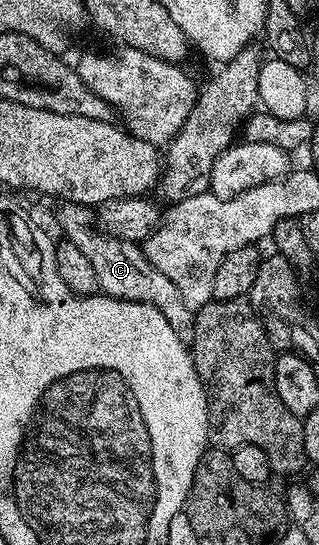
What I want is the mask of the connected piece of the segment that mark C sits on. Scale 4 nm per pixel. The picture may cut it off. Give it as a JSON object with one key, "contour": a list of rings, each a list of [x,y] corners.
{"contour":[[[61,203],[60,207],[60,228],[63,239],[74,242],[86,258],[90,258],[90,266],[94,266],[94,274],[98,278],[100,292],[106,296],[112,296],[115,300],[129,300],[130,302],[142,302],[154,306],[170,322],[174,334],[182,343],[191,345],[194,338],[194,322],[196,317],[193,309],[182,302],[182,294],[162,270],[158,270],[146,258],[143,247],[137,241],[123,240],[109,236],[94,223],[94,212],[91,207],[83,204]]]}

